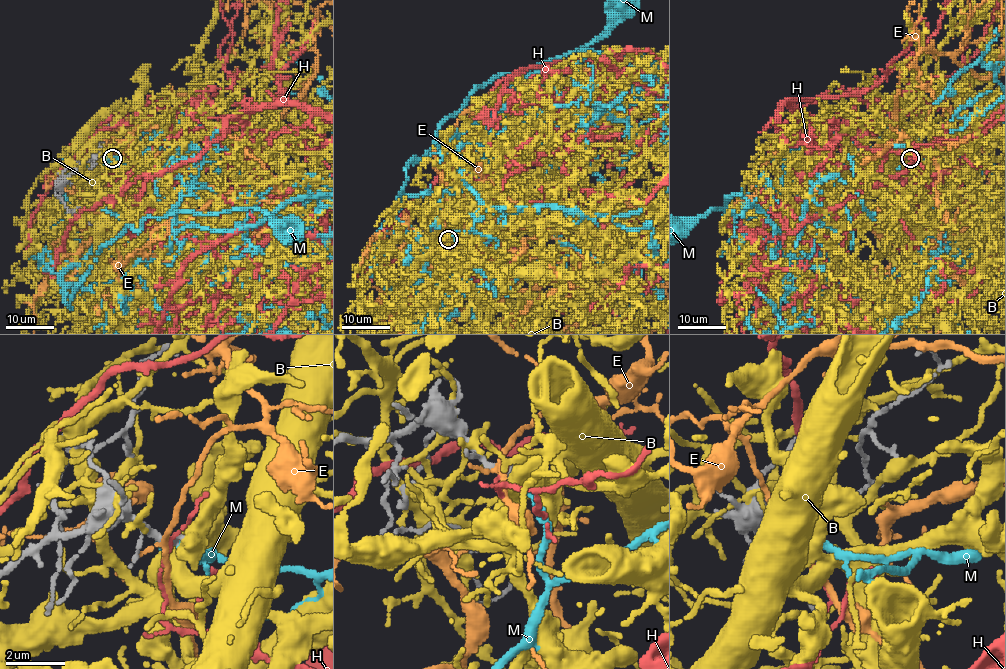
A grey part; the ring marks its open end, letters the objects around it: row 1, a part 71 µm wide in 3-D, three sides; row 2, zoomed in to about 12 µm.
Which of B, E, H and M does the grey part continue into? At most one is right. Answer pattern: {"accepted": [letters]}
{"accepted": ["M"]}

